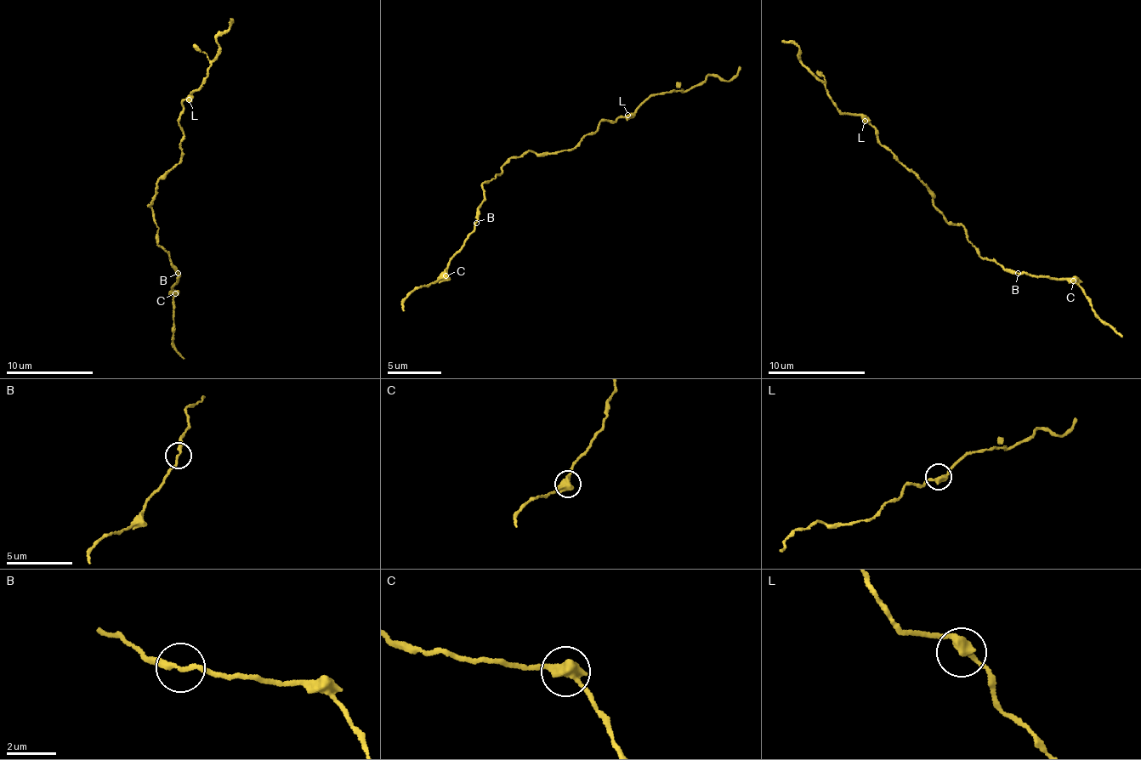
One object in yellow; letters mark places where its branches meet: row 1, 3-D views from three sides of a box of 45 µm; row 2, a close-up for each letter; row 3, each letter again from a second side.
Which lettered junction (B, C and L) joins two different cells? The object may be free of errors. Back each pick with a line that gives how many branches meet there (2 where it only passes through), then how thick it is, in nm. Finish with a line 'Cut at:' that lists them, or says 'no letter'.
Cut at: no letter

